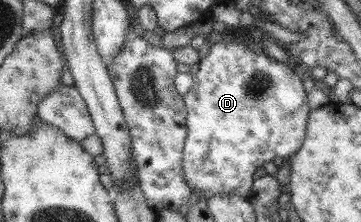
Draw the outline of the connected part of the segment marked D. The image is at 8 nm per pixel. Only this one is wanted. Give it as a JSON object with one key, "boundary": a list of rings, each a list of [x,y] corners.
{"boundary":[[[228,38],[221,43],[210,46],[209,53],[198,64],[198,72],[194,74],[193,87],[184,96],[184,102],[188,108],[188,114],[186,115],[188,138],[186,139],[184,149],[184,172],[190,188],[199,192],[199,199],[206,200],[212,198],[215,194],[235,194],[246,197],[251,193],[255,181],[253,180],[253,175],[255,175],[255,171],[259,167],[272,162],[275,157],[282,157],[282,159],[291,157],[300,149],[300,145],[305,137],[305,126],[308,112],[310,111],[307,103],[305,103],[305,91],[301,87],[301,81],[289,67],[285,67],[281,61],[268,57],[267,54],[254,53],[246,47],[246,44],[234,43]]]}

